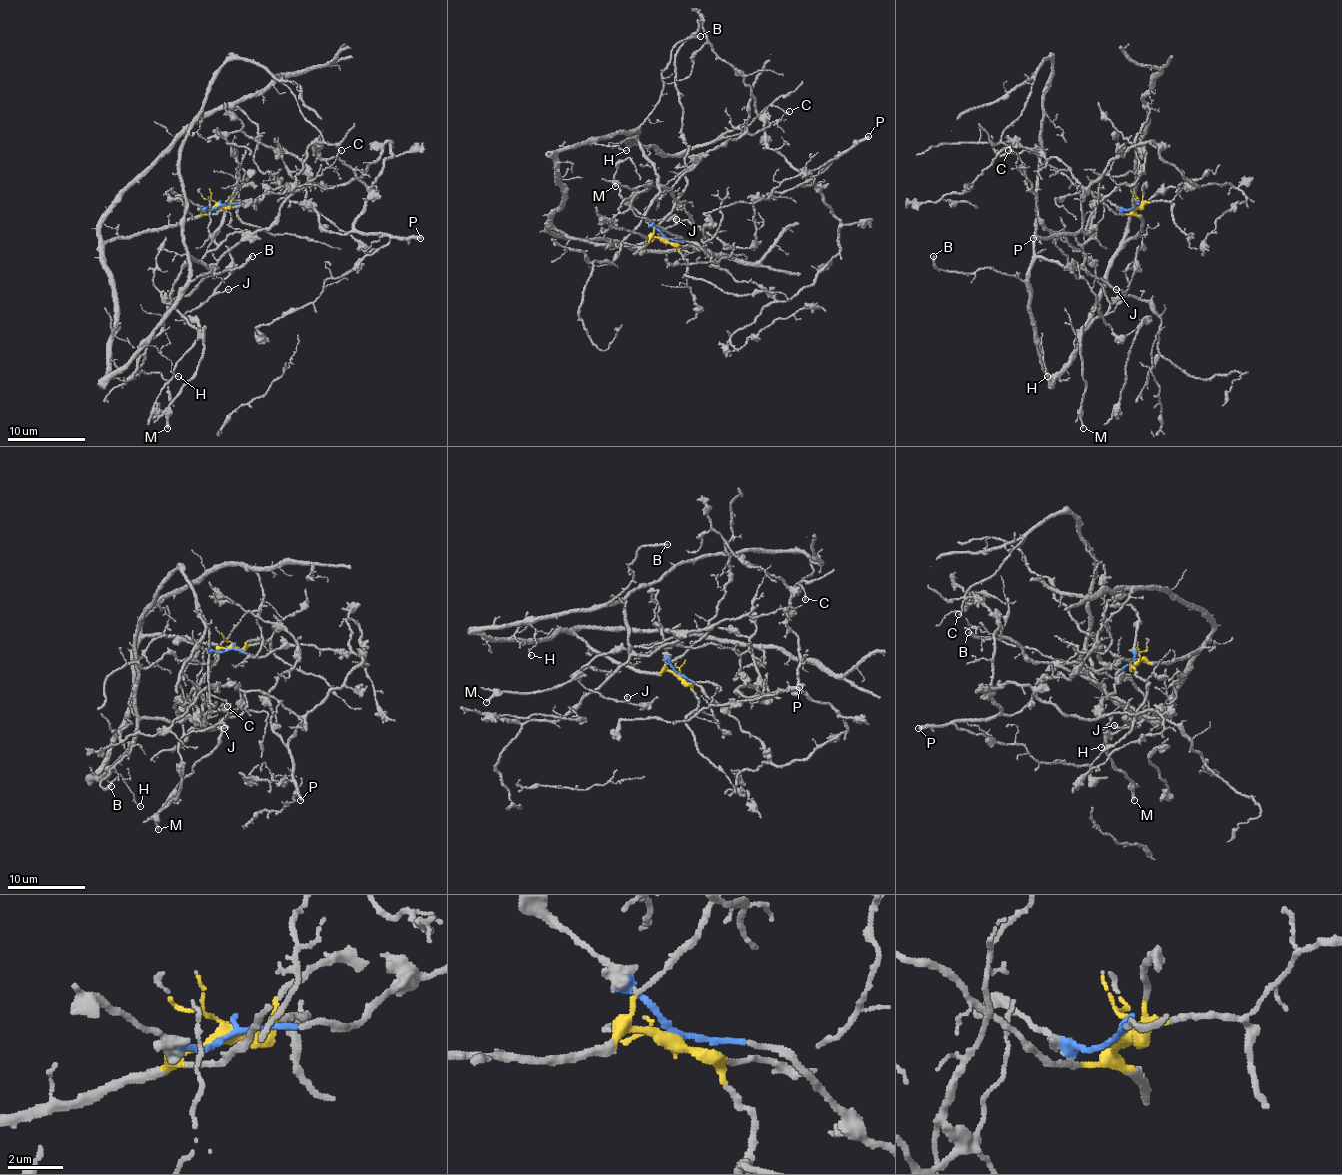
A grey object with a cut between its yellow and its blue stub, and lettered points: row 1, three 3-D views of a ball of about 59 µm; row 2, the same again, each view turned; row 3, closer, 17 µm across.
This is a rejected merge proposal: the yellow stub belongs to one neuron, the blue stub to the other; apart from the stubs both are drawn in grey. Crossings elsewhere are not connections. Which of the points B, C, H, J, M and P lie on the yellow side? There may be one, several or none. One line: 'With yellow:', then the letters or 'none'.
With yellow: B, H

